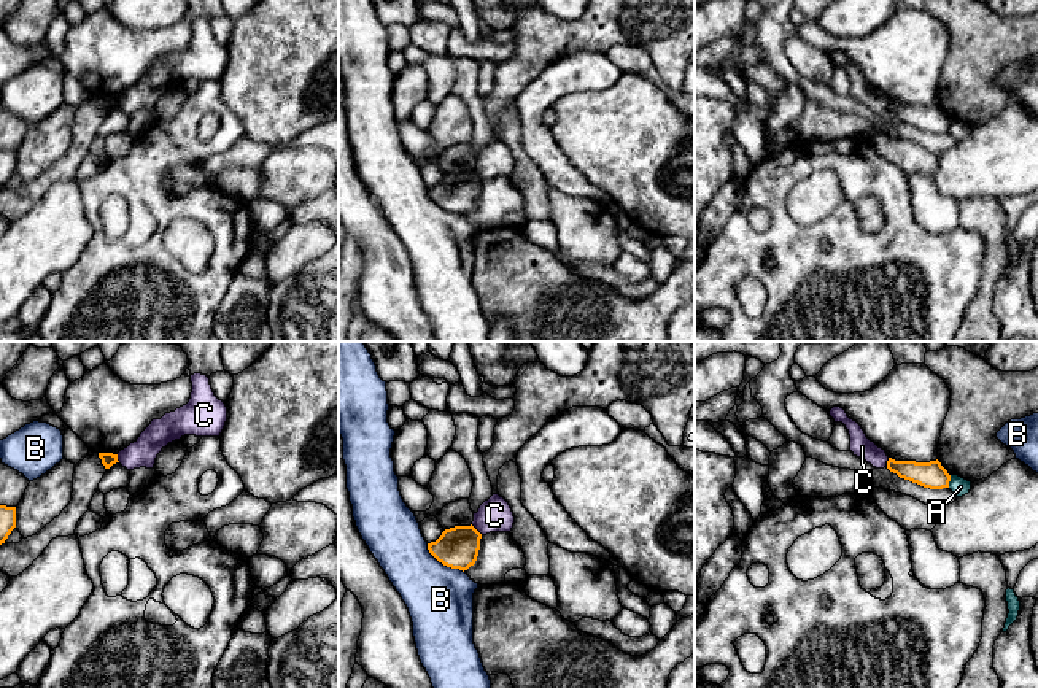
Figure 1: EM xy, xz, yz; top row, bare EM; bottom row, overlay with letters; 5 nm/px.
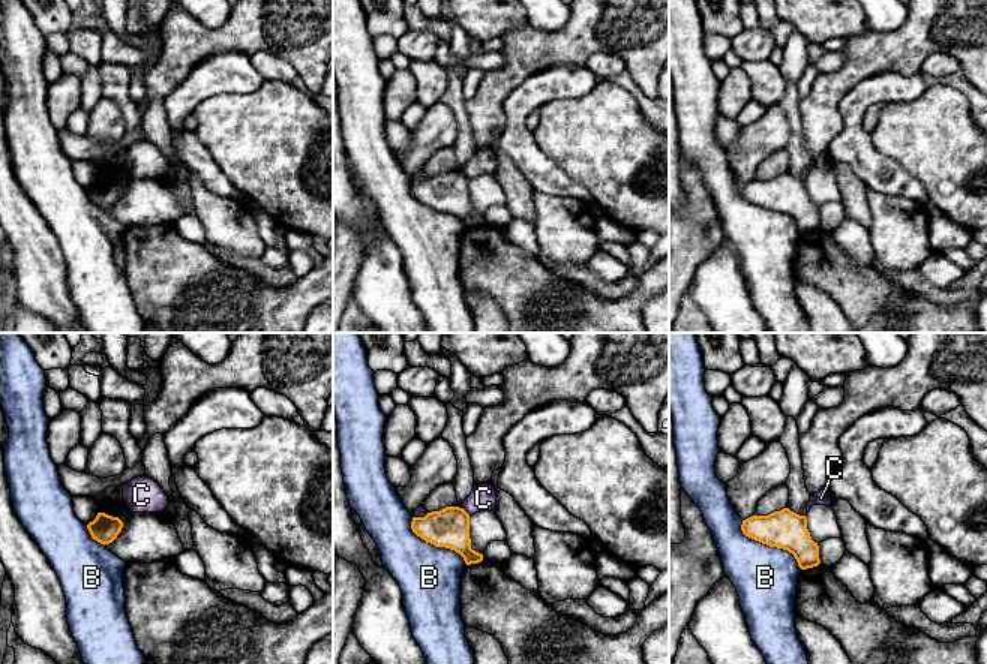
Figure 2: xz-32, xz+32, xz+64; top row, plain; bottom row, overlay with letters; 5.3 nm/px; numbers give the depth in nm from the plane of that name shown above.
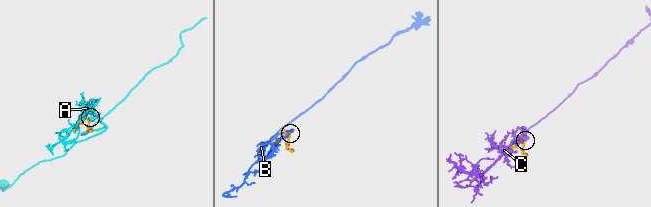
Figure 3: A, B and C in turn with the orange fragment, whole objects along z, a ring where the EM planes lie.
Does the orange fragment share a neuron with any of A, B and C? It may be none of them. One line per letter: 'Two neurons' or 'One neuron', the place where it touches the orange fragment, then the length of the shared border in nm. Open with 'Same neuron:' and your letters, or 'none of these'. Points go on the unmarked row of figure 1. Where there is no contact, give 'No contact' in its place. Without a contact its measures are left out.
Same neuron: none of these
A: Two neurons. Touches orange at yz (949, 124). Shared border 70 nm
B: Two neurons. Touches orange at xz (442, 207). Shared border 240 nm
C: Two neurons. Touches orange at xz (476, 173). Shared border 80 nm

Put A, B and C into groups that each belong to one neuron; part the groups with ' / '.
A / B / C

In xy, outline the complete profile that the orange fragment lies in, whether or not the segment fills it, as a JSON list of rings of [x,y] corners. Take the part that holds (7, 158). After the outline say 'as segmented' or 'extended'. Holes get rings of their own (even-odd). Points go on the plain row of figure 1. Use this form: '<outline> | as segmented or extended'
[[[0,149],[0,189],[5,187],[16,172],[16,151]]] | as segmented

